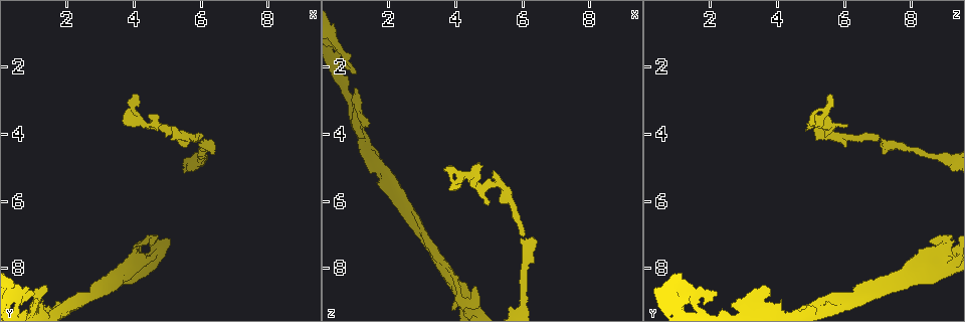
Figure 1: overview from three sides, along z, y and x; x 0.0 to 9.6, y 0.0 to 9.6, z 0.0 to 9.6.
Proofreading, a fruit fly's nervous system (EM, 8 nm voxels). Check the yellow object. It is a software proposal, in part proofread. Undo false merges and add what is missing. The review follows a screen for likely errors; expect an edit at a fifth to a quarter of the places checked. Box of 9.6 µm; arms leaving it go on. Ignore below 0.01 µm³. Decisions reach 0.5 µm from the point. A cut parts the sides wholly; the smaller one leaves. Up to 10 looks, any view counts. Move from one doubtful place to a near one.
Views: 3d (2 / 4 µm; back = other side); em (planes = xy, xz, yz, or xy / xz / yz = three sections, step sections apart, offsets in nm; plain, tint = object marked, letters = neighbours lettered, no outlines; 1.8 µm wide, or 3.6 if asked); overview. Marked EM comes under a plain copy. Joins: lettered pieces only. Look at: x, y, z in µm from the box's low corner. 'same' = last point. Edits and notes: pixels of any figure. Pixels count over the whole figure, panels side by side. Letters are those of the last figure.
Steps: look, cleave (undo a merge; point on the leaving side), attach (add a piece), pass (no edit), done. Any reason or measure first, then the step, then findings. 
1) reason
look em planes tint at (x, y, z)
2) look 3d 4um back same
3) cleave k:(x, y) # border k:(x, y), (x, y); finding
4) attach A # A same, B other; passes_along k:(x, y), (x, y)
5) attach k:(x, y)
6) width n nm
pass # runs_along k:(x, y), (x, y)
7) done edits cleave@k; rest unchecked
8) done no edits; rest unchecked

branch stops here
look em xy step 4 tint at (4.85, 3.70, 6.05)

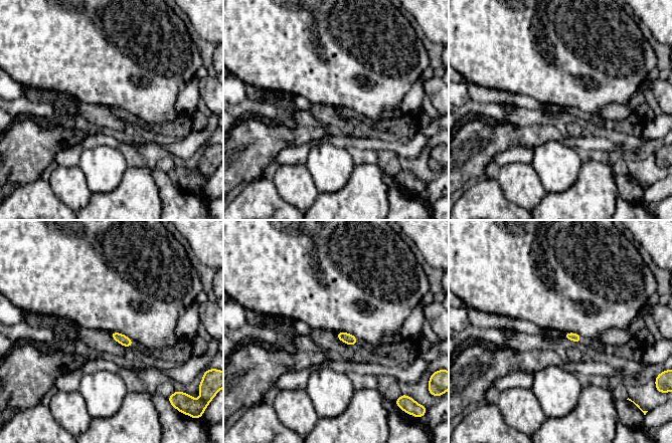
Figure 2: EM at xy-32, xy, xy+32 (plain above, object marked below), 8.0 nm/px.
look em xy step 4 letters same

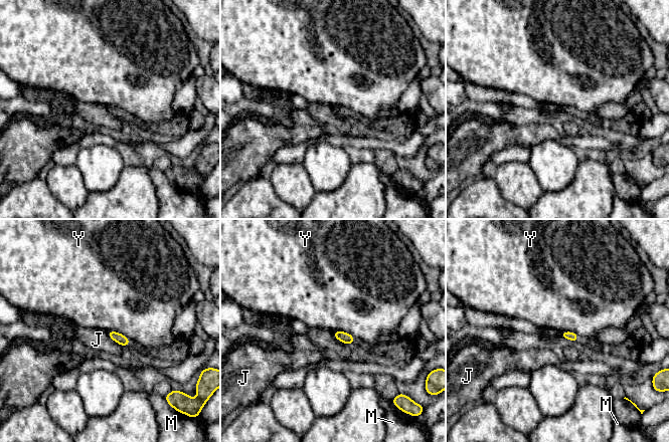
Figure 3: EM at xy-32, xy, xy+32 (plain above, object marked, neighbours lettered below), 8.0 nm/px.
longest_contact J 190 nm
pass # J other, M other, Y other; border 3:(108, 330), (121, 333), (129, 340); no lettered piece goes on from it

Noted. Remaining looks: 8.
branch stops here
look 3d 4um at (3.90, 7.65, 8.10)

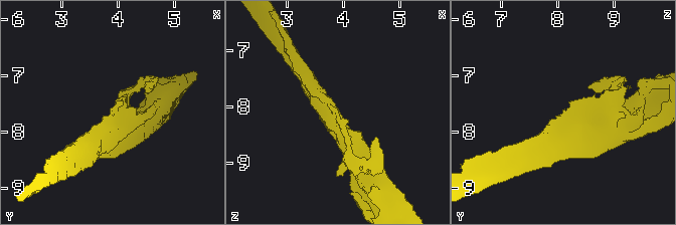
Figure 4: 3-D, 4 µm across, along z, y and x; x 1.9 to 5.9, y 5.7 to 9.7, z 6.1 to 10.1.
arm_widths 280, 300 nm; need the tissue
look em planes tint at (3.85, 7.65, 8.05)

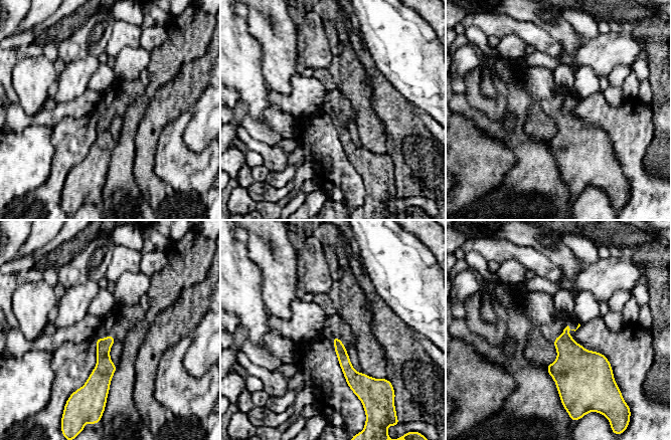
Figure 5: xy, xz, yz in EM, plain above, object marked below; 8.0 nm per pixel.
what lies round it
look em planes letters same

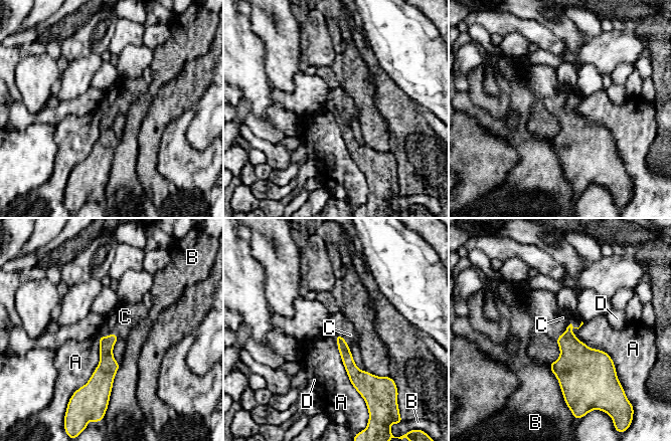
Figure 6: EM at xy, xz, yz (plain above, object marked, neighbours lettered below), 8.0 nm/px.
attach C # A other, B other, C same, D other; passes_along 6:(354, 374), (346, 344), (350, 335); it goes on there

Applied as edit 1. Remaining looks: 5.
see it whole again
look overview

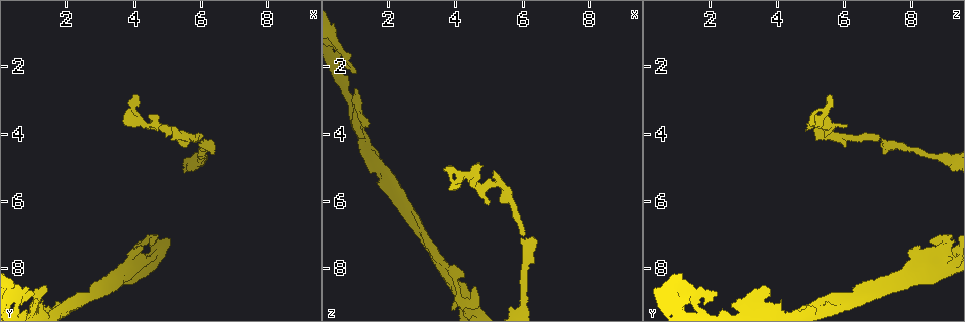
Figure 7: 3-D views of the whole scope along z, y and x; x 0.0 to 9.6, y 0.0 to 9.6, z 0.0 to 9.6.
end of a long branch
look 3d 4um back at (6.35, 4.55, 7.20)

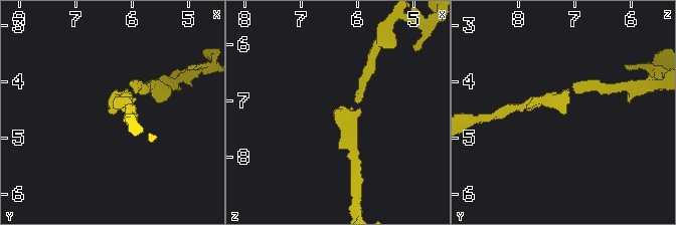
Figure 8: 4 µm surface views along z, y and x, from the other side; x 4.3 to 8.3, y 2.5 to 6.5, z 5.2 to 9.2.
look em 3.6um xy step 4 letters at (6.35, 4.55, 7.20)

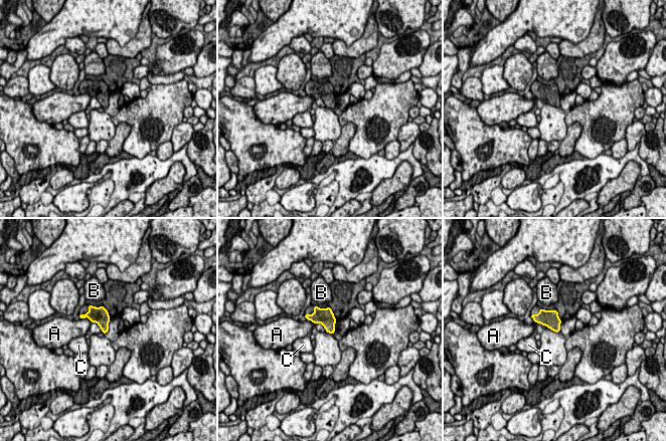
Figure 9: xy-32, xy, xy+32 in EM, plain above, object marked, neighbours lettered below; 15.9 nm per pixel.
look em 3.6um planes letters same

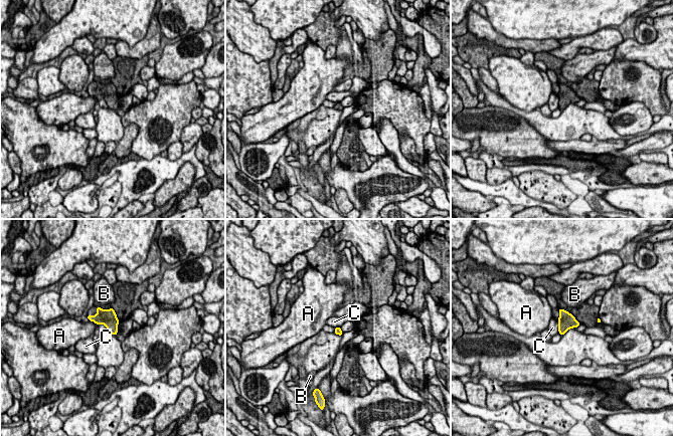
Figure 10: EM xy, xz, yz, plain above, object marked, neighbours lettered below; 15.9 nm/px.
pass # A other, B other, C other; none of them fits

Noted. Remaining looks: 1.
done edits attach@6; rest unchecked

